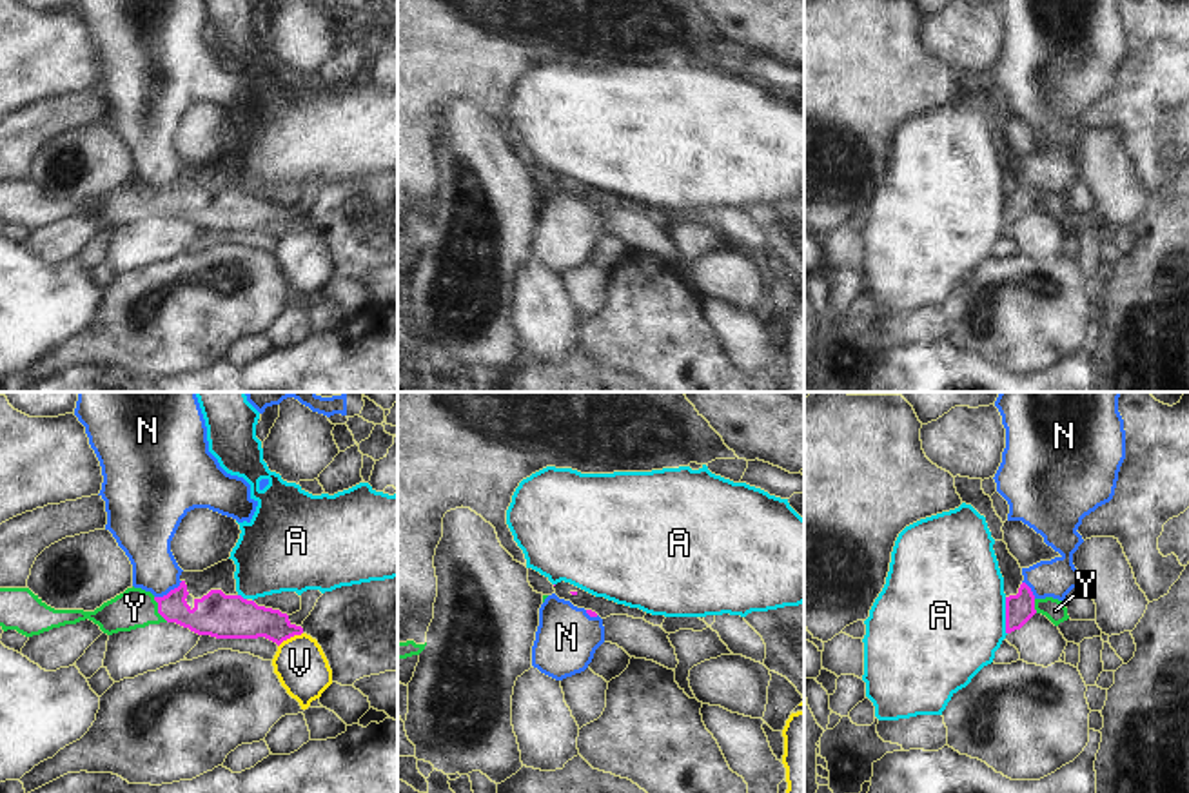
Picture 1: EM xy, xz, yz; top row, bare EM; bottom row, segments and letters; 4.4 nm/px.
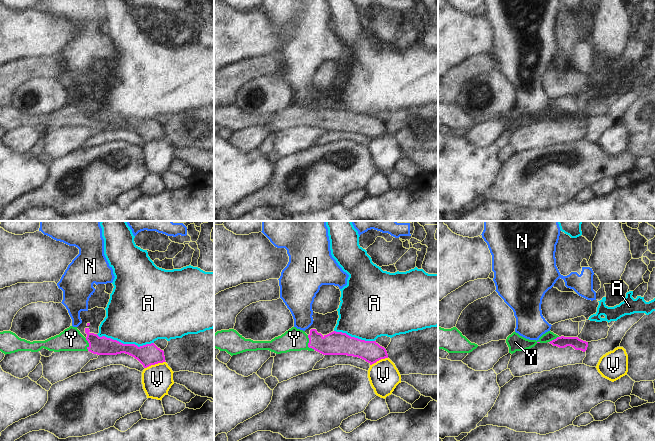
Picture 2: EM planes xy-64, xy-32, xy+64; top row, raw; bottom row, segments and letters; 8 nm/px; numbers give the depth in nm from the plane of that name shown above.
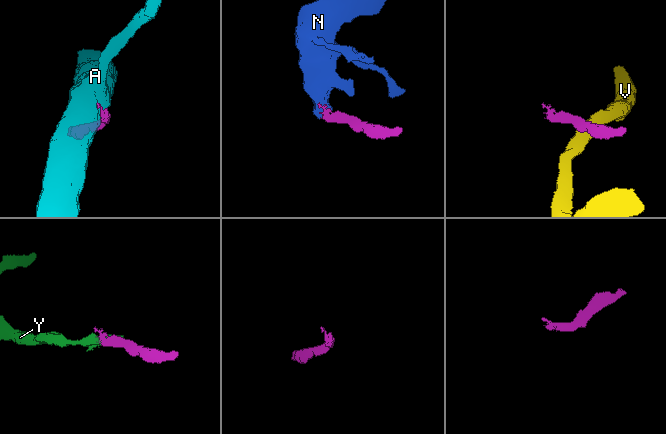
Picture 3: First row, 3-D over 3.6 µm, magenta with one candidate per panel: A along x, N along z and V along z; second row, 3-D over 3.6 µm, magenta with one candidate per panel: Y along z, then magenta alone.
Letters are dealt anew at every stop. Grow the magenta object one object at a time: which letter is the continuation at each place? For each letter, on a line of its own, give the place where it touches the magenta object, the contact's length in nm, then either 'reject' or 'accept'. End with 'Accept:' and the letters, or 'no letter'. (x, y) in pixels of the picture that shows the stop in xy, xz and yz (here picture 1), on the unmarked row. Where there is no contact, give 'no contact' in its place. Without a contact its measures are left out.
A: meets magenta in yz at (1006, 209); contact 170 nm long; reject
N: meets magenta in xy at (169, 186); contact 150 nm long; reject
V: meets magenta in xy at (289, 231); contact 130 nm long; reject
Y: meets magenta in xy at (158, 204); contact 130 nm long; accept
Accept: Y

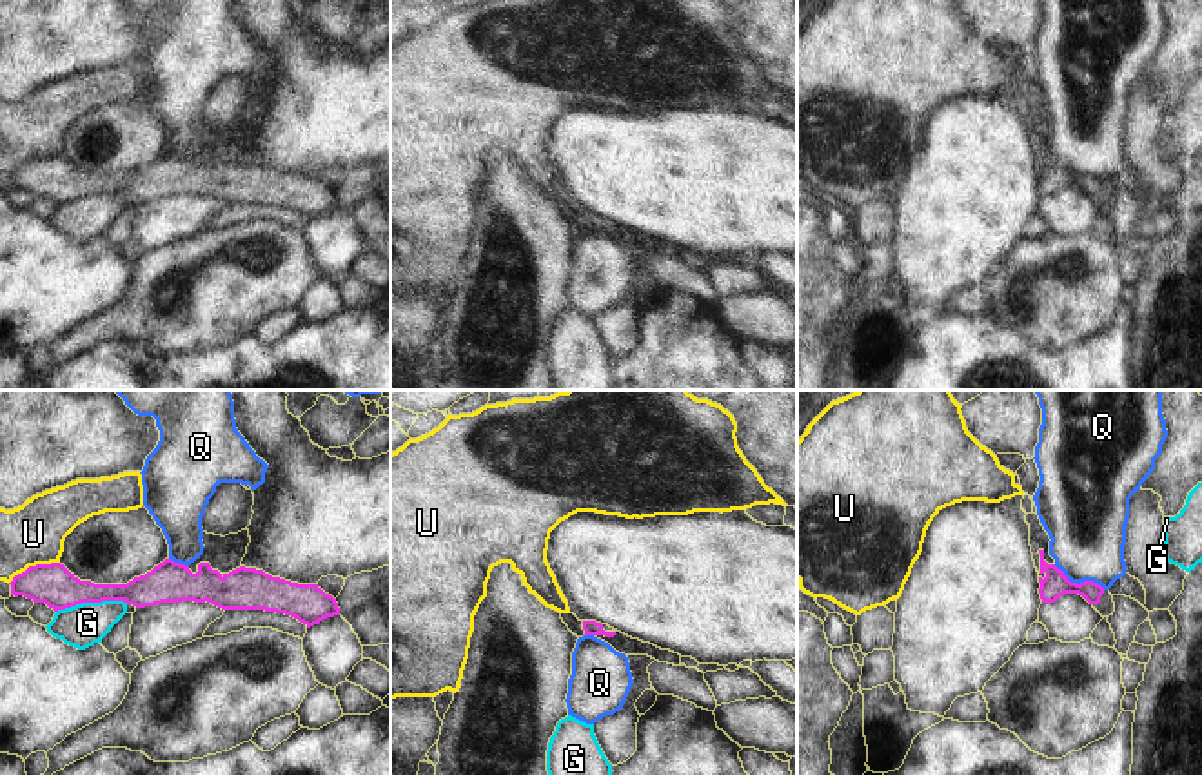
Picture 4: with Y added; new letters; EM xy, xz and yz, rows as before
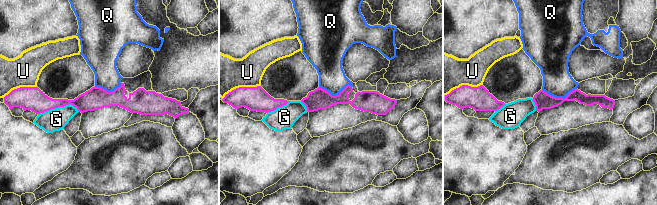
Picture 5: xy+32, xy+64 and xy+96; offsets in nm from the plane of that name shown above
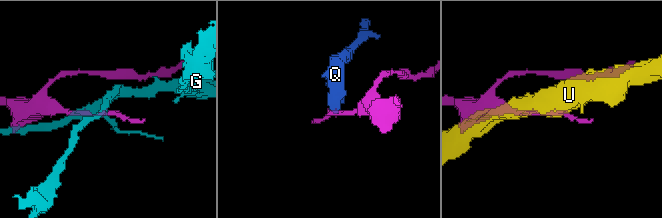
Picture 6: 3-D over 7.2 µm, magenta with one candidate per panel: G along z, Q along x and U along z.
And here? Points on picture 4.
G: meets magenta in xy at (91, 195); contact 320 nm long; reject
Q: meets magenta in yz at (1081, 176); contact 260 nm long; reject
U: meets magenta in xy at (33, 160); contact 240 nm long; reject
Accept: no letter

